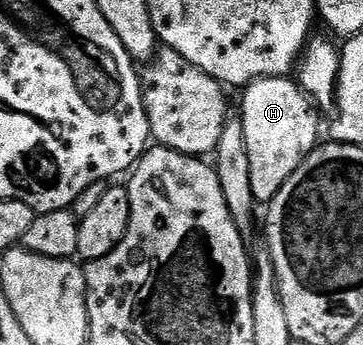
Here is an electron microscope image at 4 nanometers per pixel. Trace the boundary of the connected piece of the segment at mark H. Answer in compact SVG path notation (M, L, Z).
M292 77L256 78L244 87L239 117L247 140L247 157L251 163L251 192L254 203L268 204L283 184L303 164L307 155L316 150L318 111L304 90Z

